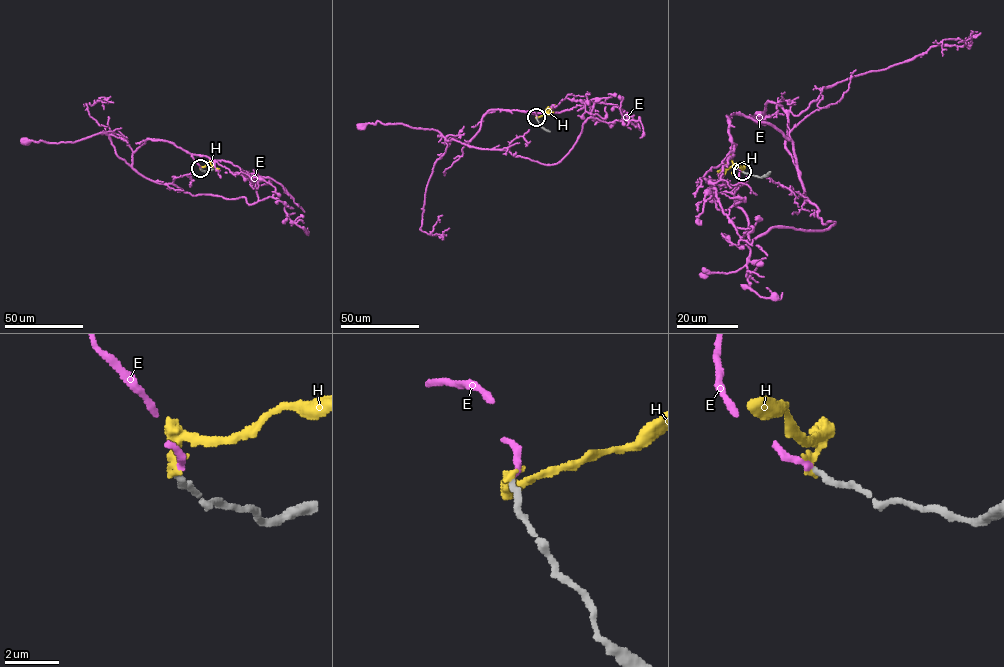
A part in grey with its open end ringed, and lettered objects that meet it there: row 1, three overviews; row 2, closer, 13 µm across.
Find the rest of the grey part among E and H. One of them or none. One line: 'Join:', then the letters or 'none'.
Join: E

